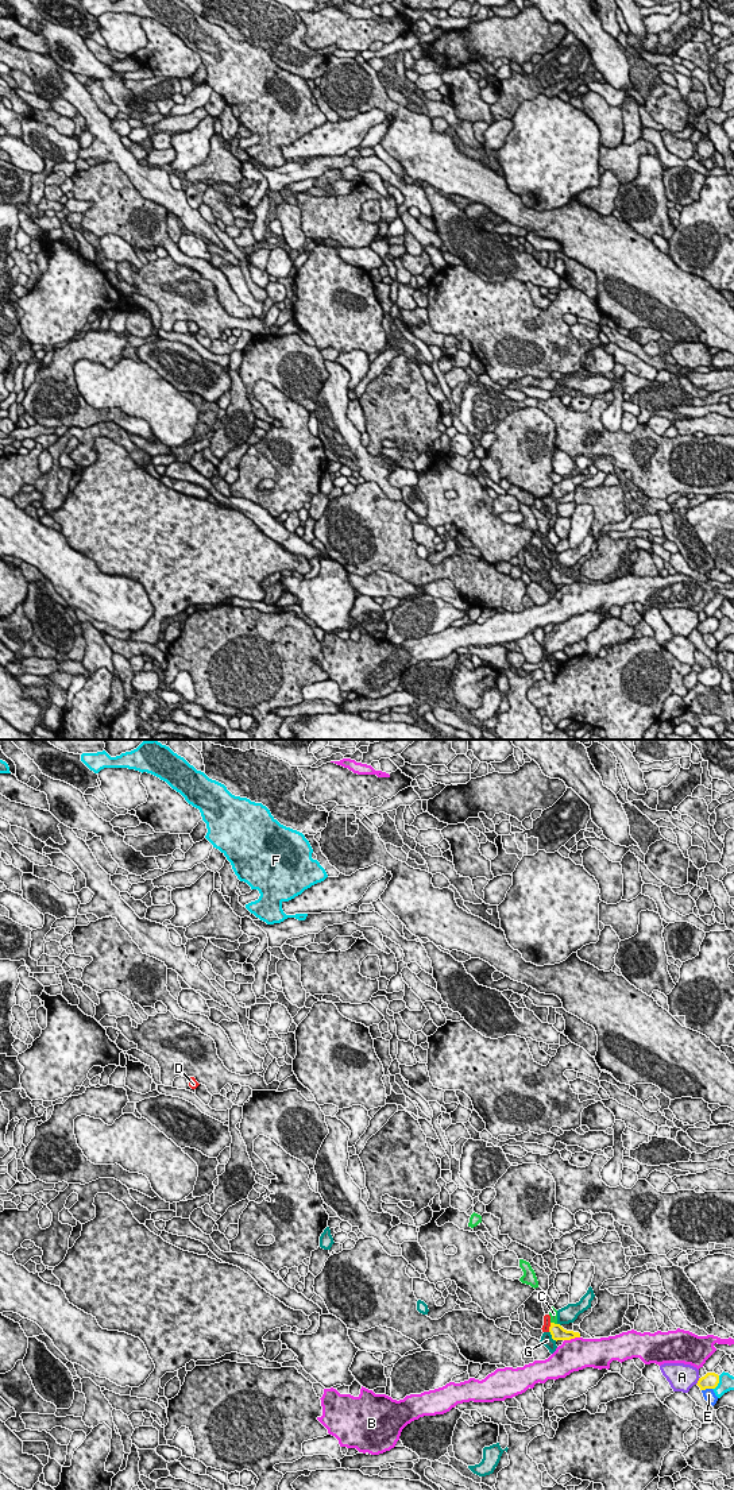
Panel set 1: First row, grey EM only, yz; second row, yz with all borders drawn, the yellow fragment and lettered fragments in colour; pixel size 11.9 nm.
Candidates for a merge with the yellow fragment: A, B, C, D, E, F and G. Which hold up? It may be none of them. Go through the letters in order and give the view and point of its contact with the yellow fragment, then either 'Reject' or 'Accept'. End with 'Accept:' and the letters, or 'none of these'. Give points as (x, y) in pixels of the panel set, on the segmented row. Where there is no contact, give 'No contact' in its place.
A: Touches yellow at yz (698, 1381). Reject
B: Touches yellow at yz (571, 1338). Reject
C: Touches yellow at yz (553, 1323). Accept
D: Touches yellow at yz (549, 1327). Reject
E: Touches yellow at yz (706, 1388). Reject
F: Touches yellow at yz (718, 1382). Reject
G: Touches yellow at yz (552, 1336). Reject
Accept: C

